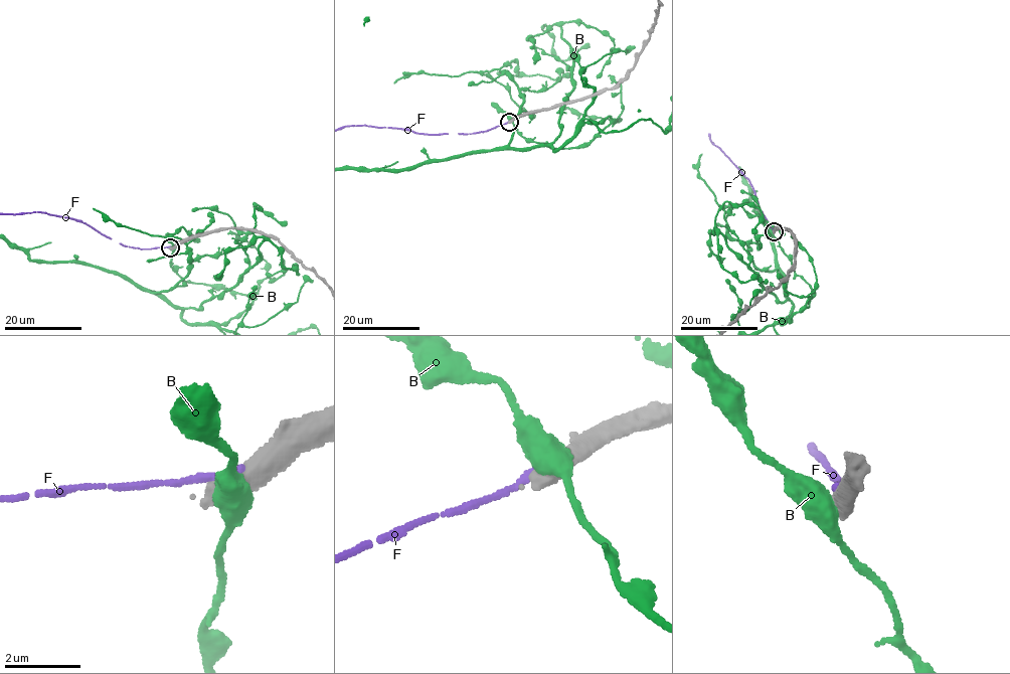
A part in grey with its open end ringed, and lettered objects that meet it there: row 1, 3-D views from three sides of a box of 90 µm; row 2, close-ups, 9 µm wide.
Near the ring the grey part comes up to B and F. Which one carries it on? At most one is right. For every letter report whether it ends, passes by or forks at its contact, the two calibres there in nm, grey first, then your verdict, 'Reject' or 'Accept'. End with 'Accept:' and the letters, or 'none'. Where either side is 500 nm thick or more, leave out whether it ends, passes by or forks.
B: Thickness 600 nm (grey) against 550 nm. Reject
F: Thickness 650 nm (grey) against 190 nm. Reject
Accept: none

